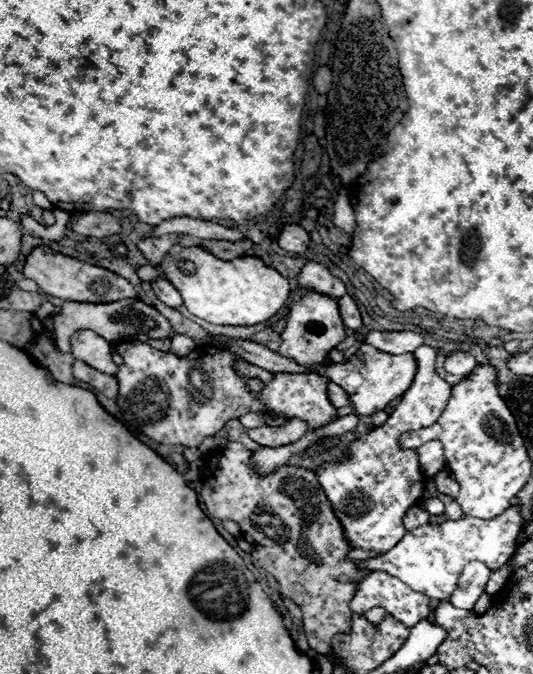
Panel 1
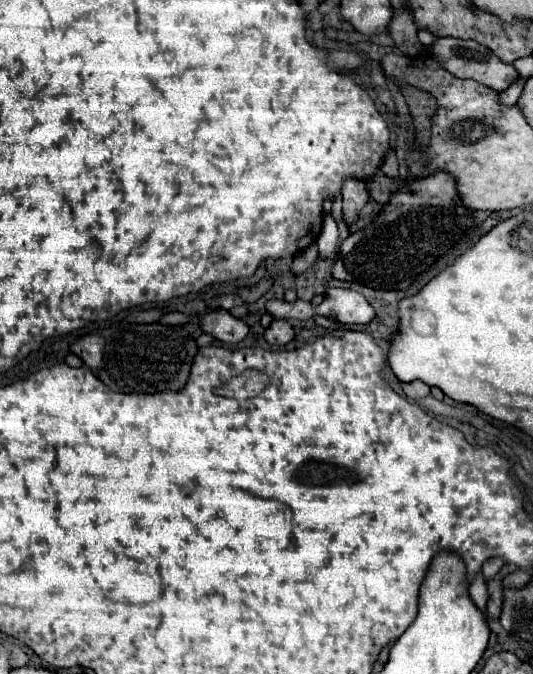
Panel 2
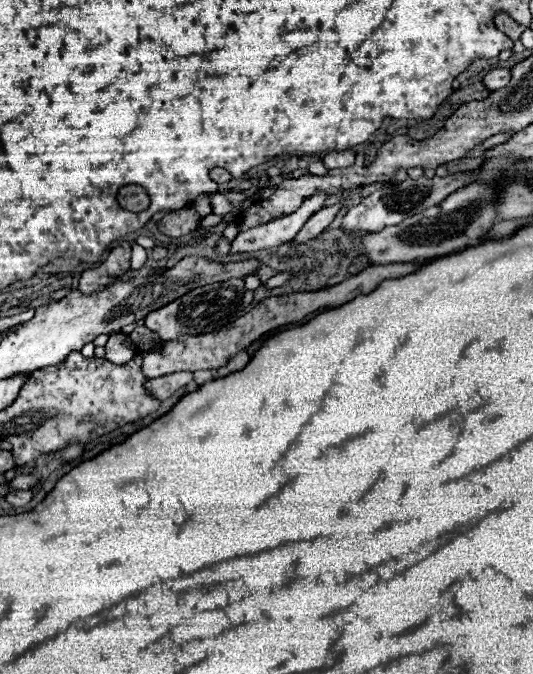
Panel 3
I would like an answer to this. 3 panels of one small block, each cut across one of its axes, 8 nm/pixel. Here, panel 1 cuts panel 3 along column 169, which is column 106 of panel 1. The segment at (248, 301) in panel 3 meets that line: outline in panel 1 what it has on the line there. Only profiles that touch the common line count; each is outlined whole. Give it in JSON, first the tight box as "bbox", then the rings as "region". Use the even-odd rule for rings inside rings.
{"bbox":[54,300,172,352],"region":[[[118,300],[116,304],[84,304],[84,302],[64,302],[60,316],[54,316],[54,334],[56,334],[56,346],[62,352],[70,352],[70,336],[76,330],[94,330],[98,336],[102,336],[108,342],[130,338],[136,334],[146,334],[148,338],[164,340],[172,338],[172,326],[168,318],[164,318],[156,308],[140,302],[140,300]]]}

